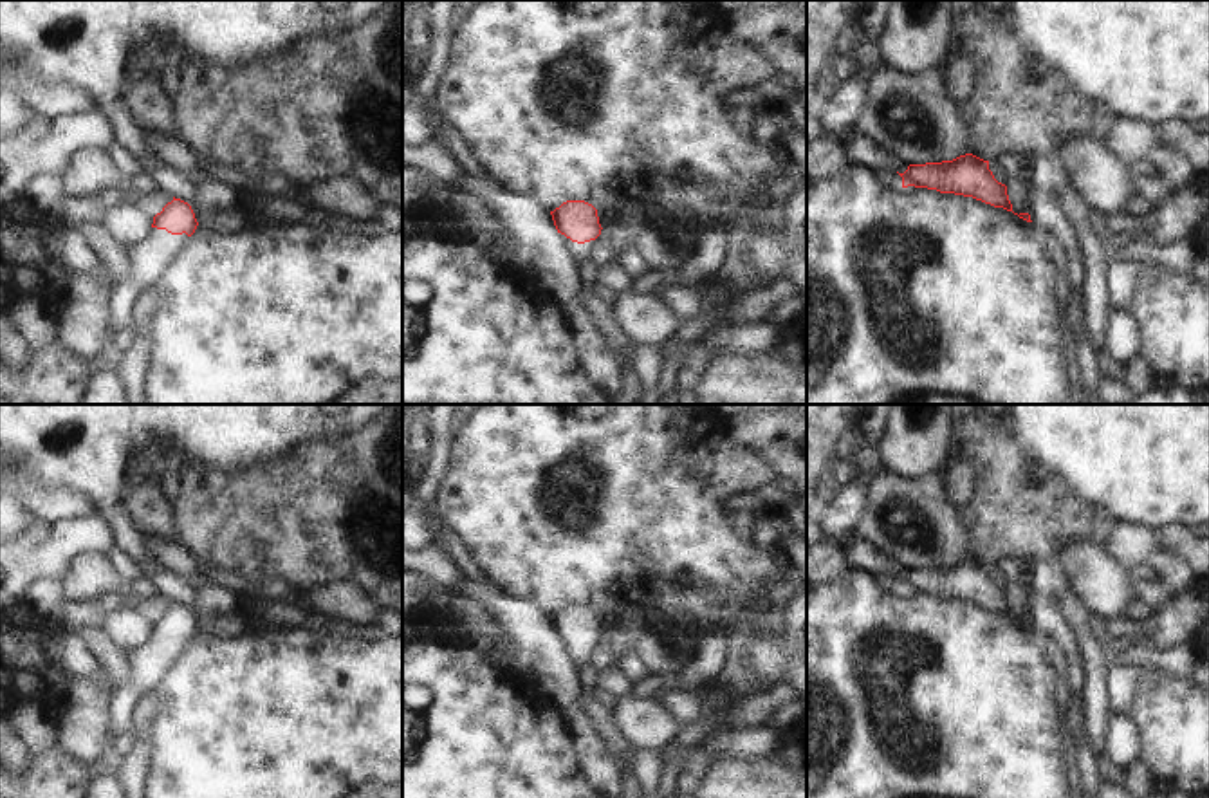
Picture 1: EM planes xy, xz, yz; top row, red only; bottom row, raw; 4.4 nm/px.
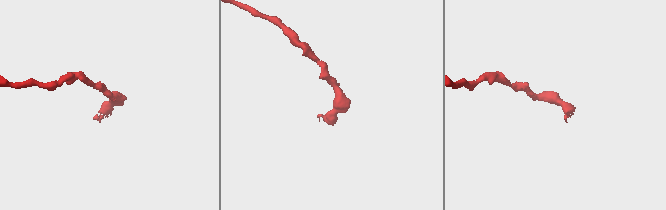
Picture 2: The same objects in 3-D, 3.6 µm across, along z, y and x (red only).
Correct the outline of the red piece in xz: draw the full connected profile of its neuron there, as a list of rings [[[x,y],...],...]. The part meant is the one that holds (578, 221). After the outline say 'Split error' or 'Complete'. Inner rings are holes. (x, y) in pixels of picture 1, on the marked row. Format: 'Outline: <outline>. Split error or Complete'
Outline: [[[567,200],[554,211],[550,211],[554,226],[561,235],[563,246],[574,258],[590,258],[594,240],[601,235],[601,224],[597,209],[585,200]]]. Split error.

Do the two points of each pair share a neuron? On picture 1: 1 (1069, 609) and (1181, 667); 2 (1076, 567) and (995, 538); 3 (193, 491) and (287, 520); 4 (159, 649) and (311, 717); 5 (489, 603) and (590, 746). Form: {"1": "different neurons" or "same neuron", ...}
{"1": "different neurons", "2": "different neurons", "3": "same neuron", "4": "different neurons", "5": "same neuron"}

